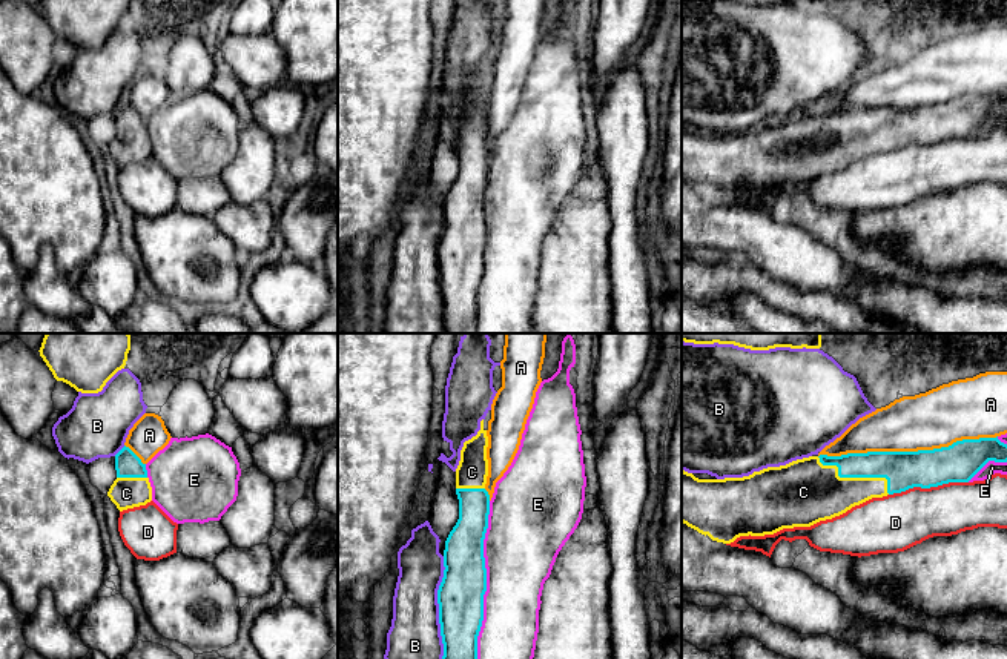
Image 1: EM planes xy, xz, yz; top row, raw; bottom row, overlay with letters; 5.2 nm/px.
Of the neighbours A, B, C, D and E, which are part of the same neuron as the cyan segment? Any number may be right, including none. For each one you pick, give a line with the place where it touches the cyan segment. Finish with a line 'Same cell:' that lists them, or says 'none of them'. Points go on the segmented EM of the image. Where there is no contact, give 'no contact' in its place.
C: contact yz (855, 476)
Same cell: C

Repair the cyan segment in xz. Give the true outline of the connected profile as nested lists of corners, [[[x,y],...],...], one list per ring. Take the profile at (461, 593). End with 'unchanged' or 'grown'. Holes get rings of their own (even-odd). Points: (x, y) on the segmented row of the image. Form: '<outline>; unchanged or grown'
[[[482,419],[477,435],[464,442],[456,469],[459,519],[445,541],[445,570],[437,590],[439,624],[444,644],[442,659],[477,659],[477,636],[484,621],[484,594],[487,591],[484,558],[484,539],[490,515],[490,495],[485,490],[488,476],[487,447],[488,436]]]; grown

